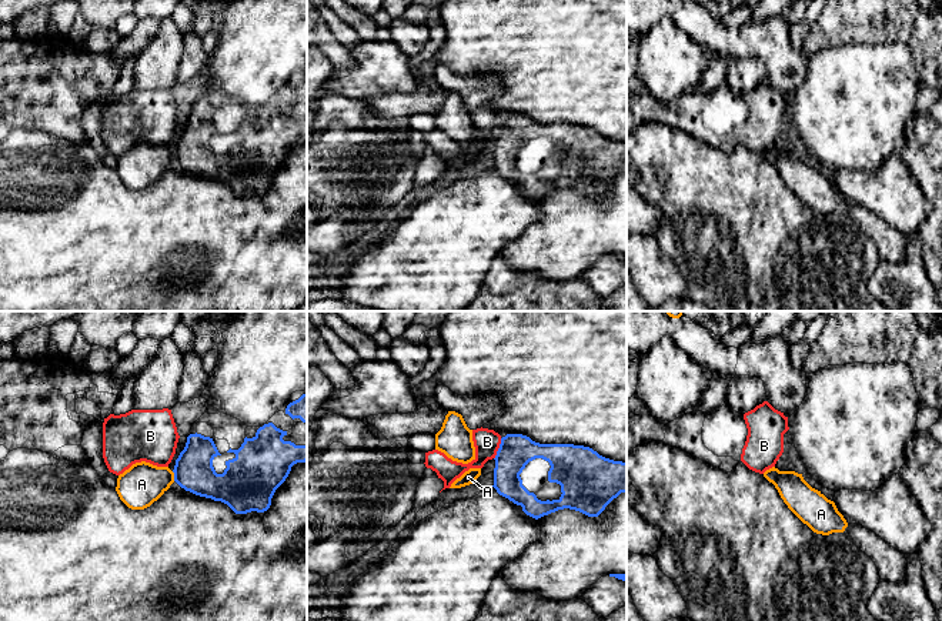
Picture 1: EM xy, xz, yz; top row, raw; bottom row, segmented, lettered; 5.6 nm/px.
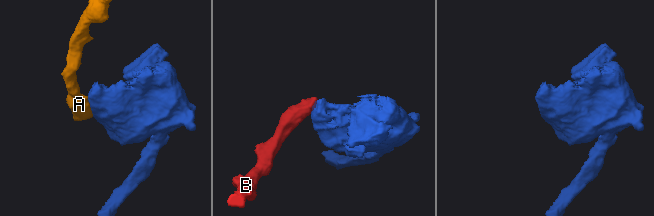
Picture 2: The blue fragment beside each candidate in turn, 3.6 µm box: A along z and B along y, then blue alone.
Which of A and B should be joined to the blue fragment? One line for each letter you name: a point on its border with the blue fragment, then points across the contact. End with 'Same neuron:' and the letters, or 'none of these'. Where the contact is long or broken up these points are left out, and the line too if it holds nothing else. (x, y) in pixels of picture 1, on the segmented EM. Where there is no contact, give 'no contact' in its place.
Same neuron: none of these

